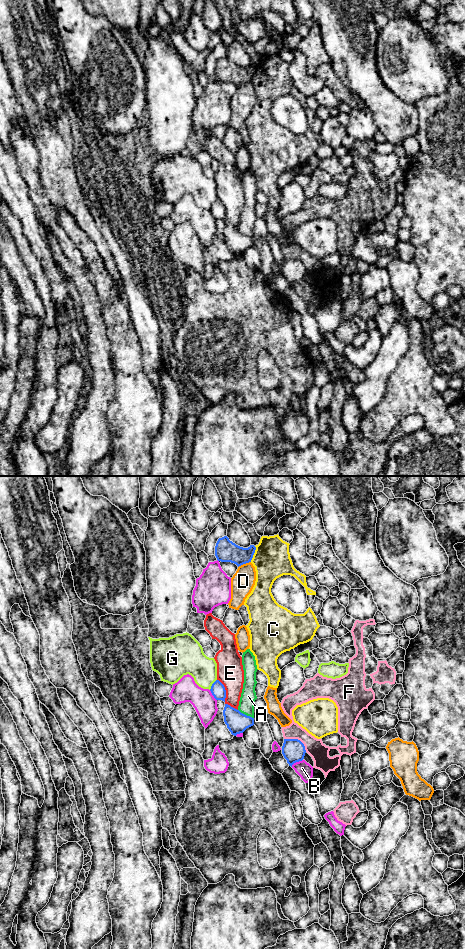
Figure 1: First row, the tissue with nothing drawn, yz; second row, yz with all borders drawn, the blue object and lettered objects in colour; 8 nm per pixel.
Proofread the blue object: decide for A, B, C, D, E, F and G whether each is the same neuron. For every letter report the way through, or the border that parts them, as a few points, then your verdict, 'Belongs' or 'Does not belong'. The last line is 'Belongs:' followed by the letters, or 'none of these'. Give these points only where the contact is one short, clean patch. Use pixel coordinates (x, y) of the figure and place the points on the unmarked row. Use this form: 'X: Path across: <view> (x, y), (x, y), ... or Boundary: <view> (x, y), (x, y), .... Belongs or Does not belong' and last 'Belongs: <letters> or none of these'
A: Does not belong
B: Does not belong
C: Does not belong
D: Does not belong
E: Does not belong
F: Boundary: yz (284, 258), (297, 258), (303, 264), (306, 271). Does not belong
G: Boundary: yz (216, 199), (209, 209). Does not belong
Belongs: none of these

